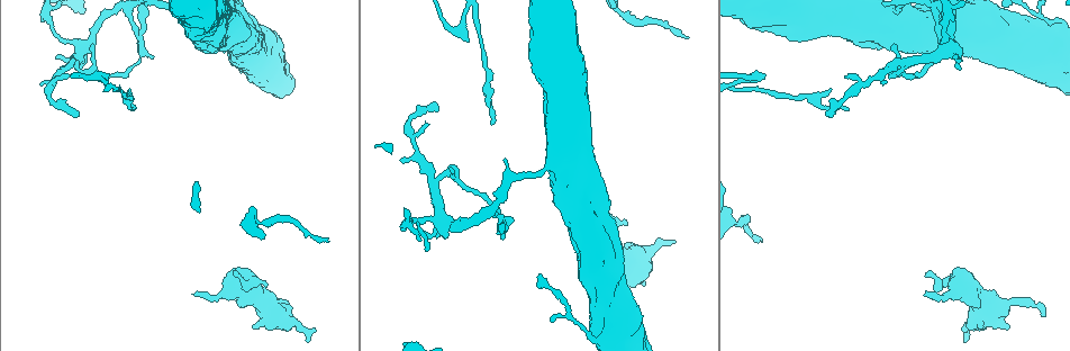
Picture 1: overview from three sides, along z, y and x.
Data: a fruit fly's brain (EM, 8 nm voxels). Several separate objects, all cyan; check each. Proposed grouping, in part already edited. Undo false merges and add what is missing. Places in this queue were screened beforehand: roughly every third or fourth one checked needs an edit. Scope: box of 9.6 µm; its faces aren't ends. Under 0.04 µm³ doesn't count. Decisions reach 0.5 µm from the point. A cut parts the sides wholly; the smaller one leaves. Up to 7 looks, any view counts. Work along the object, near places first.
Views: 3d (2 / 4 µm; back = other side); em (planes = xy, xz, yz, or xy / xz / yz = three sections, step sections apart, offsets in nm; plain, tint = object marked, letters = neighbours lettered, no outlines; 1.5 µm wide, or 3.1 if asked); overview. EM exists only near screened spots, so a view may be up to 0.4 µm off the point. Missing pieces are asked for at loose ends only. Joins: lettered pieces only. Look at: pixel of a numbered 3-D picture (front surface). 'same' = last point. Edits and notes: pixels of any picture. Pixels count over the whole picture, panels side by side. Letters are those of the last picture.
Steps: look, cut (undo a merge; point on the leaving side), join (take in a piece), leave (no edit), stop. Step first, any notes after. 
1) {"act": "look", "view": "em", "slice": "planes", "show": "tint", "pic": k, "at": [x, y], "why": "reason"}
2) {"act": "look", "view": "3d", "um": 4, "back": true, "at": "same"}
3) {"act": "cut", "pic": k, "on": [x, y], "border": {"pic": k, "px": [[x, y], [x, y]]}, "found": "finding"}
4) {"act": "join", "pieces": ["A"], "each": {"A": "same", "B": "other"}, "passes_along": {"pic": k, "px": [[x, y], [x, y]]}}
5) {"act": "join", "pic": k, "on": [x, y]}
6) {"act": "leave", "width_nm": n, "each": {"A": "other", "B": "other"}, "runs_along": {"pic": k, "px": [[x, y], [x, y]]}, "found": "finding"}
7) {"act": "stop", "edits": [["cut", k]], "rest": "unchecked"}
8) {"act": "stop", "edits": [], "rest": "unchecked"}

{"act": "look", "view": "3d", "um": 4, "pic": 1, "at": [1059, 21], "why": "sudden change in width"}

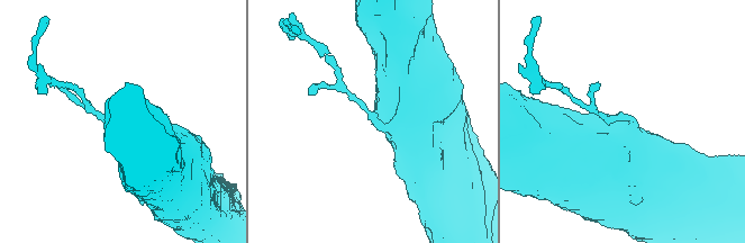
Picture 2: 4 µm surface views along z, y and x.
{"act": "look", "view": "em", "slice": "yz", "step": 8, "show": "letters", "pic": 2, "at": [368, 116]}

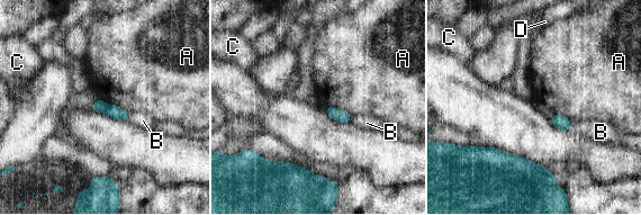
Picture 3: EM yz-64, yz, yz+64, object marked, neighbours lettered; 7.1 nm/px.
{"act": "leave", "each": {"A": "other", "B": "other", "C": "other", "D": "other"}, "border": {"pic": 3, "px": [[129, 113], [126, 119]]}, "found": "one cell here"}

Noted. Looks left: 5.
{"act": "look", "view": "3d", "um": 4, "pic": 1, "at": [141, 38], "why": "sharp bend"}

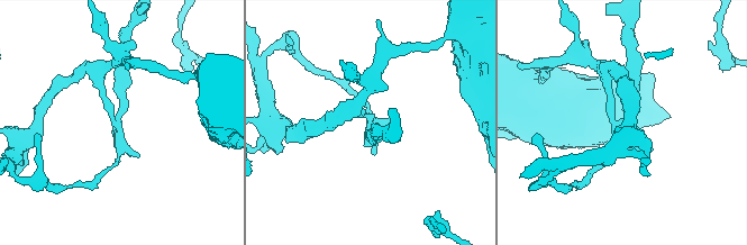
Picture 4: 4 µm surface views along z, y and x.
{"act": "look", "view": "em", "slice": "yz", "step": 4, "show": "tint", "pic": 4, "at": [621, 120], "why": "shape alone is not enough"}

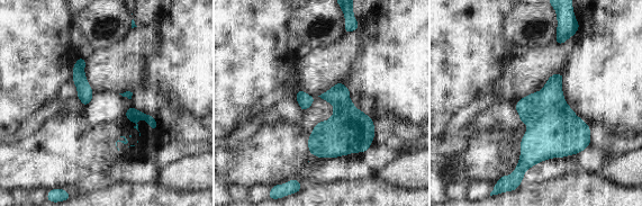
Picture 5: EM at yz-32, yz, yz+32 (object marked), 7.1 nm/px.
{"act": "look", "view": "em", "slice": "planes", "show": "letters", "at": "same", "why": "cut it another way"}

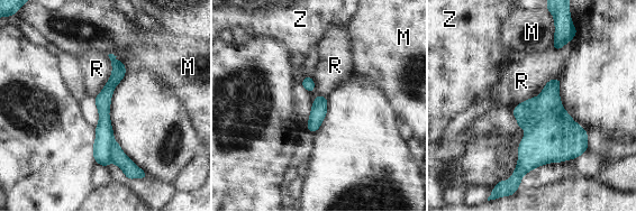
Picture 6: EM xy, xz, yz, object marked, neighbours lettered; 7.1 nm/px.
{"act": "cut", "pic": 6, "on": [103, 130], "width_nm": 110, "longest_contact_nm": ["R", 400], "each": {"M": "other", "R": "other", "Z": "other"}, "found": "two cells meet here"}

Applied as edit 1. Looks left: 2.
{"act": "stop", "edits": [["cut", 6]], "rest": "unchecked"}

